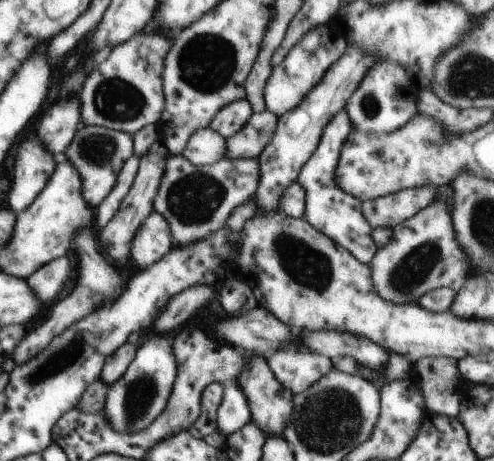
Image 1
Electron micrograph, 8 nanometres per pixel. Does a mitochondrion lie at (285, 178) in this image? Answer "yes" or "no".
no

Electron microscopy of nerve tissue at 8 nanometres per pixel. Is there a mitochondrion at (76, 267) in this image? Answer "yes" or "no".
no

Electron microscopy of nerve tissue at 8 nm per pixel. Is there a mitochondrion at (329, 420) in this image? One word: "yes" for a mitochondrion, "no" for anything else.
yes

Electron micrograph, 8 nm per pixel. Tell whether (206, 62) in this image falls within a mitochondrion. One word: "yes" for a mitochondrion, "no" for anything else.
yes

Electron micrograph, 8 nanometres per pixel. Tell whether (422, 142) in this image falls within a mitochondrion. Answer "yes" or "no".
yes

